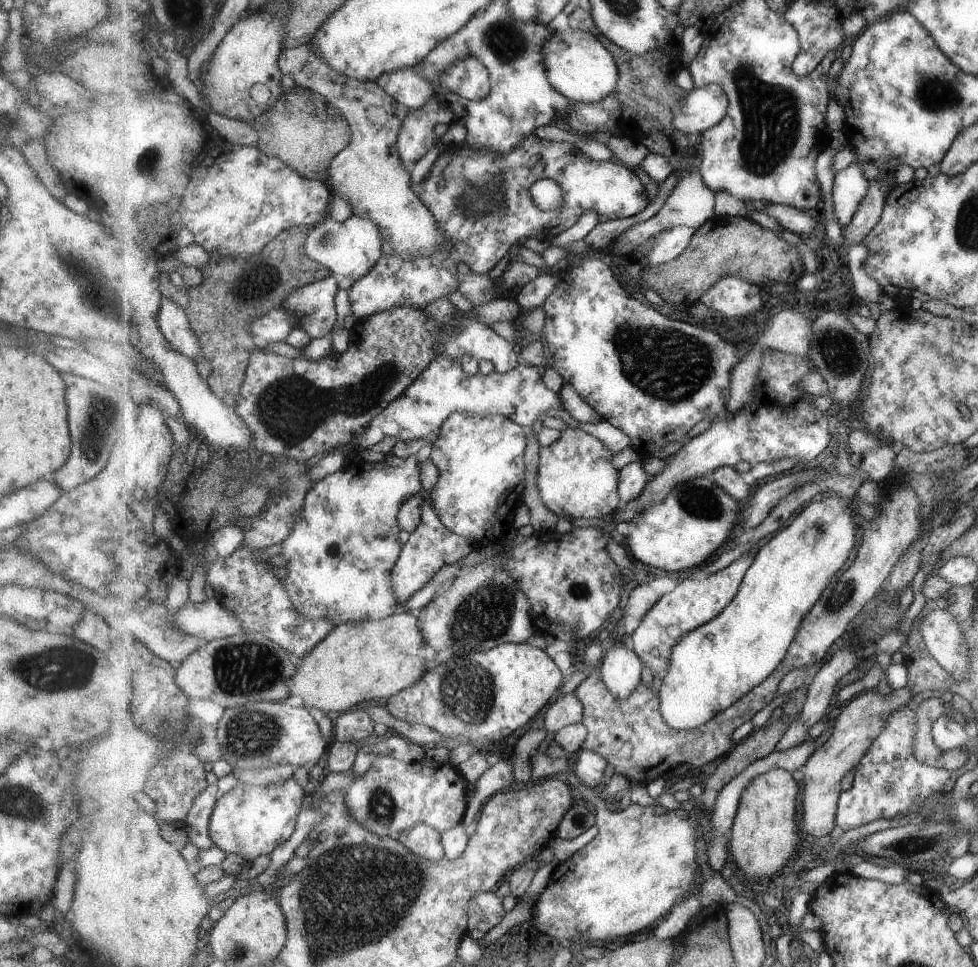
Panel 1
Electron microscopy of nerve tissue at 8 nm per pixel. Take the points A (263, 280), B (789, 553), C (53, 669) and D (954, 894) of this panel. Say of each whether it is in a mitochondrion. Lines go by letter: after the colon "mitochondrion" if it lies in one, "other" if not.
A: mitochondrion
B: other
C: mitochondrion
D: other

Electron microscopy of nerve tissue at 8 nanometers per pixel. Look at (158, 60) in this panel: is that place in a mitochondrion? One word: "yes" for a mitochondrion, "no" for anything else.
no

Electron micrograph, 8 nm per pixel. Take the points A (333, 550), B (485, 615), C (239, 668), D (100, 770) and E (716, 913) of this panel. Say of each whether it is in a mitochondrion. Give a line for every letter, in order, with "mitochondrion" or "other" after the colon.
A: other
B: mitochondrion
C: mitochondrion
D: other
E: other

